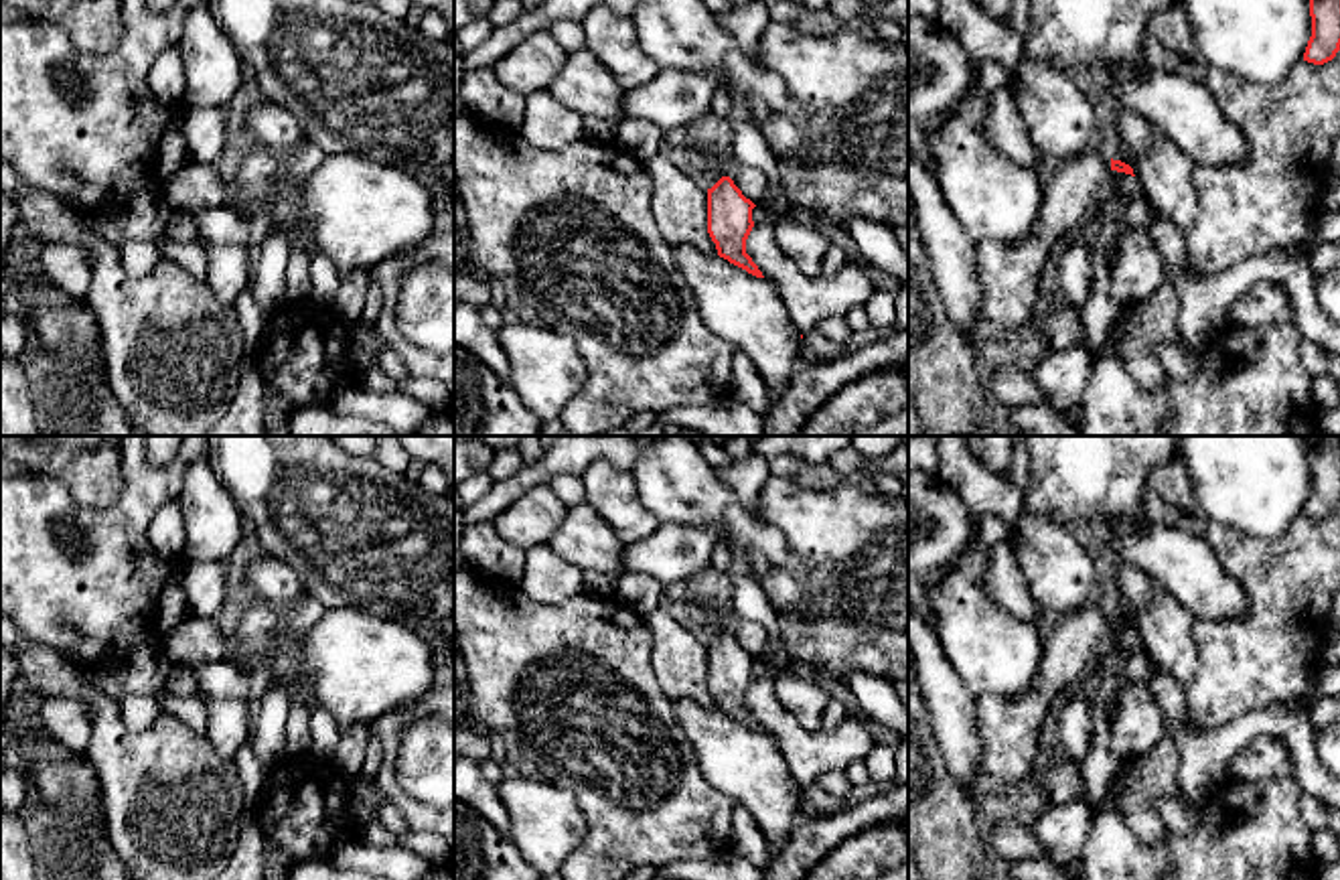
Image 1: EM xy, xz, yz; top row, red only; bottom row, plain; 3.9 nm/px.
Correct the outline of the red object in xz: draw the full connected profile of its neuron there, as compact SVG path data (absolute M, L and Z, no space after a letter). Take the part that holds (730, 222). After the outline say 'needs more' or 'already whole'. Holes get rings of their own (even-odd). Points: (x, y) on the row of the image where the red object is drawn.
M705 158L705 166L720 178L708 189L708 233L716 243L718 255L756 278L764 278L746 253L746 239L754 227L752 209L756 205L742 195L720 162Z; needs more

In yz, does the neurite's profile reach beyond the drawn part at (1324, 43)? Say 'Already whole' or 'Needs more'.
Already whole

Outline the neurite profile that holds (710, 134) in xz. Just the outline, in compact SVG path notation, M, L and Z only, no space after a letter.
M703 112L693 118L687 126L687 148L699 152L703 158L720 162L734 185L742 191L746 199L754 205L762 205L768 197L766 176L752 166L742 166L734 154L734 132L728 118Z

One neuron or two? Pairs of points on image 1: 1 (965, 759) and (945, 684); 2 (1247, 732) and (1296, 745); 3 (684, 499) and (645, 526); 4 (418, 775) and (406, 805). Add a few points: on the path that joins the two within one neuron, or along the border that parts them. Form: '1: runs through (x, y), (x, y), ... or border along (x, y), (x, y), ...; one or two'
1: runs through (959, 741), (949, 702); one
2: runs through (1259, 726), (1280, 726), (1286, 732); one
3: border along (633, 475), (639, 501), (661, 524); two
4: border along (398, 749), (398, 783), (416, 799), (432, 805); two

